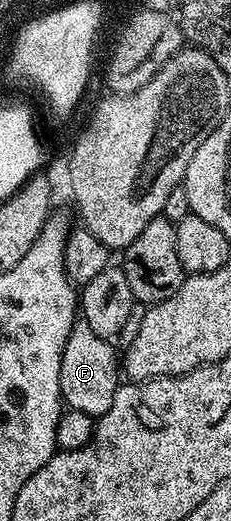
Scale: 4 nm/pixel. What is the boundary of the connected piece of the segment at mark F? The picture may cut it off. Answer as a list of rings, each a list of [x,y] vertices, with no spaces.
[[[84,320],[74,323],[71,336],[64,345],[63,360],[60,361],[60,392],[68,409],[85,412],[94,418],[109,410],[119,385],[119,358],[118,355],[116,358],[112,346],[108,339],[92,331]]]

